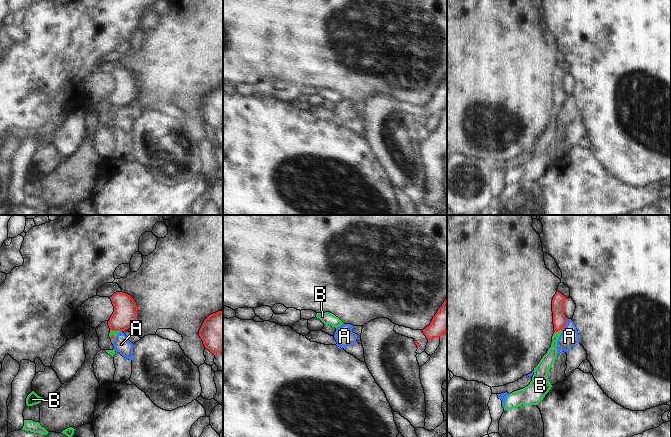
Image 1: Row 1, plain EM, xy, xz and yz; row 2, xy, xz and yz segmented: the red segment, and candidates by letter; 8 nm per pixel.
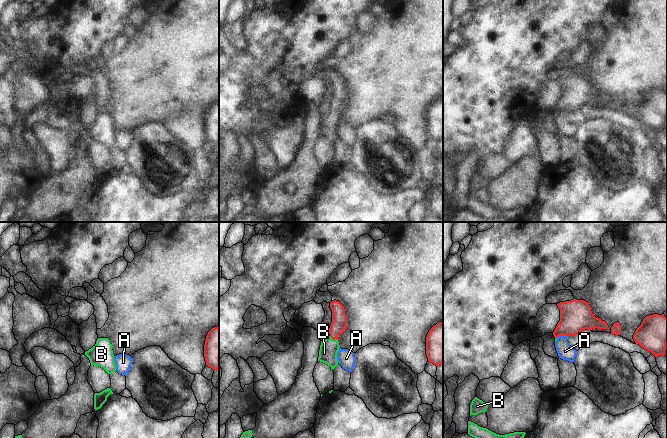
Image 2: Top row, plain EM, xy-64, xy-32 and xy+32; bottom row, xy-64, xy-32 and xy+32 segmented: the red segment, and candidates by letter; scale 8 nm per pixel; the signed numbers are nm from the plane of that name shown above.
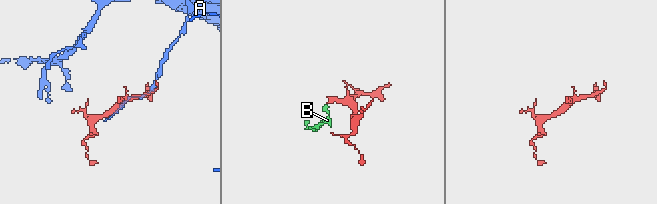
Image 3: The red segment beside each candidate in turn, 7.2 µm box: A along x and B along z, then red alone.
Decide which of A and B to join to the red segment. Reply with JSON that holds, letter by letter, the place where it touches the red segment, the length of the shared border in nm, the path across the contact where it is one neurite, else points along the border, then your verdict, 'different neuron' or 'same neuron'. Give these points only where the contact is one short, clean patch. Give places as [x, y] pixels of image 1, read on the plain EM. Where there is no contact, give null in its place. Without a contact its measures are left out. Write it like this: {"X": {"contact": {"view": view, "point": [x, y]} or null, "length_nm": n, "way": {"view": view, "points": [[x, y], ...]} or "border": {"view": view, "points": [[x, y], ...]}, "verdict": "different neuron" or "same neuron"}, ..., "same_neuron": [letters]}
{"A": {"contact": {"view": "yz", "point": [565, 100]}, "length_nm": 110, "verdict": "different neuron"}, "B": {"contact": {"view": "yz", "point": [558, 106]}, "length_nm": 60, "way": {"view": "yz", "points": [[559, 95], [558, 106], [548, 135]]}, "verdict": "same neuron"}, "same_neuron": ["B"]}

